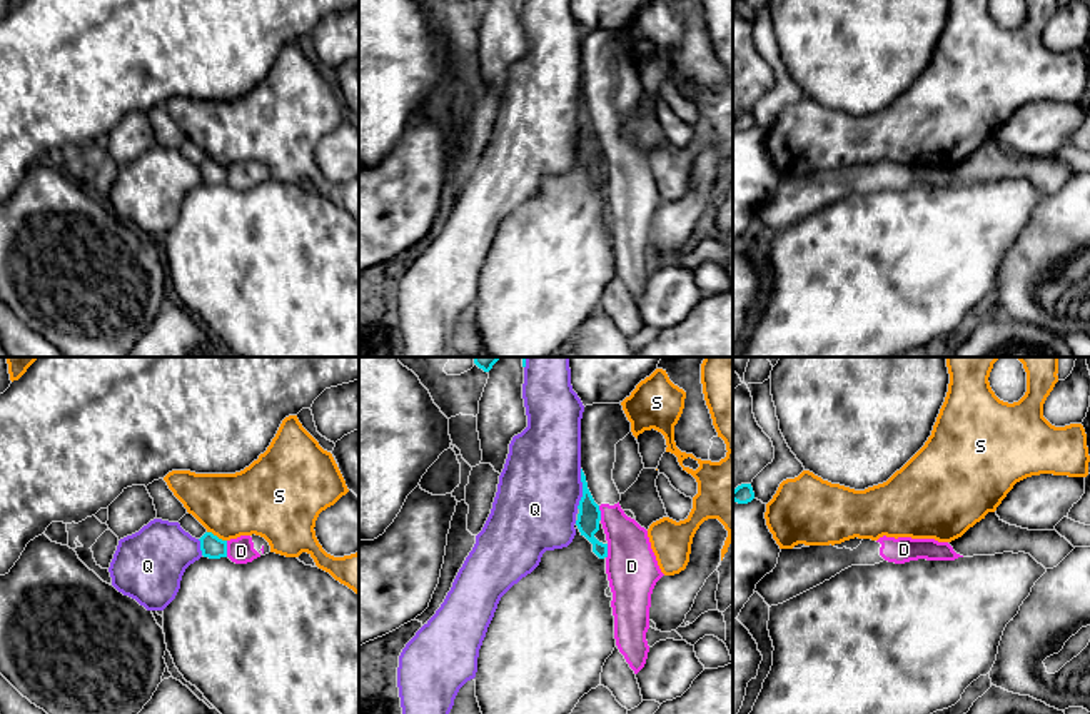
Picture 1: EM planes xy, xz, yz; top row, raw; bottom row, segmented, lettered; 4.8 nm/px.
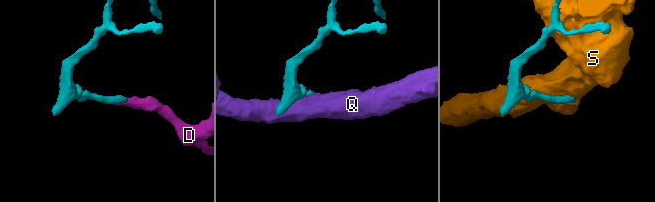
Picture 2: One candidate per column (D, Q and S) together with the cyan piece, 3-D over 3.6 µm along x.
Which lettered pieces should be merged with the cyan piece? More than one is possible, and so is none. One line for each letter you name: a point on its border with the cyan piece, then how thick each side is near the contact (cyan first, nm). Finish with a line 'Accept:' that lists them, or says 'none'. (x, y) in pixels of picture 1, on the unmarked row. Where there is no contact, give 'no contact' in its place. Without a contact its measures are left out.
Accept: none

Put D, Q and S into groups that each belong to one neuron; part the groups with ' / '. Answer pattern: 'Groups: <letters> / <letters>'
Groups: D / Q / S

